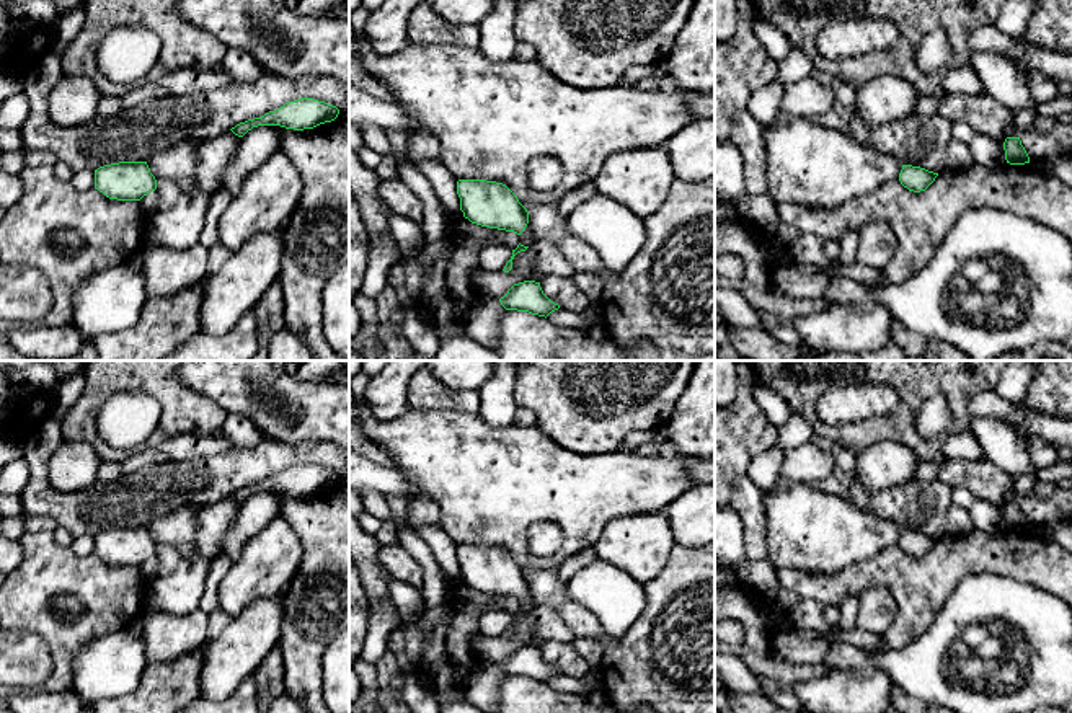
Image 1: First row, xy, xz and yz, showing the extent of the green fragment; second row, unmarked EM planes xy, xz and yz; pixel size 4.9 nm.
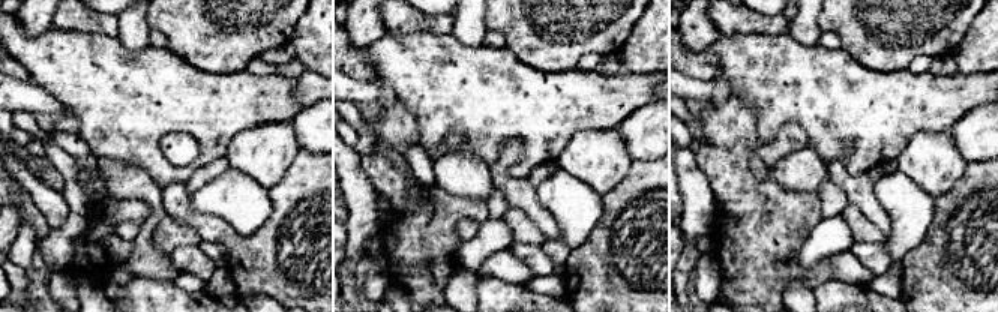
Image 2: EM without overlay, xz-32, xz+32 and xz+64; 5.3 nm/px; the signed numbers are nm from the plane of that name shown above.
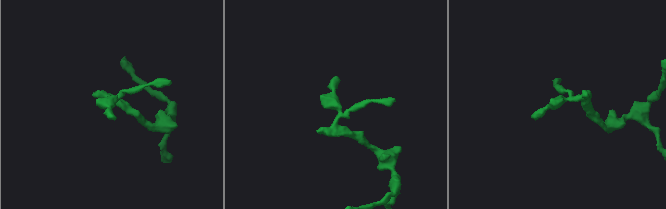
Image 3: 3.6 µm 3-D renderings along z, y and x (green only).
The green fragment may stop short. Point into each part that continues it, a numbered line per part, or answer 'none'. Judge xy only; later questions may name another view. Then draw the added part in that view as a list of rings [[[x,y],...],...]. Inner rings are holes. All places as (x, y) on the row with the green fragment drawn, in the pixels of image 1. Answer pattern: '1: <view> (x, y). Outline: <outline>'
none

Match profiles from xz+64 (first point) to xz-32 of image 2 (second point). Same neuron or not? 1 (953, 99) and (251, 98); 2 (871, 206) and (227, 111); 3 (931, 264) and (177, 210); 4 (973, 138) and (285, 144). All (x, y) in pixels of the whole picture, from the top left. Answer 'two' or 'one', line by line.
1: one
2: two
3: one
4: two

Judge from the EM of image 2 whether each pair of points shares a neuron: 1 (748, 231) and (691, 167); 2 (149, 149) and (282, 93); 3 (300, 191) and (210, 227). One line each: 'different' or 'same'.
1: different
2: same
3: same

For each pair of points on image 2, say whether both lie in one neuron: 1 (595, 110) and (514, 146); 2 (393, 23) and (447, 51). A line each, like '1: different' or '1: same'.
1: different
2: different

